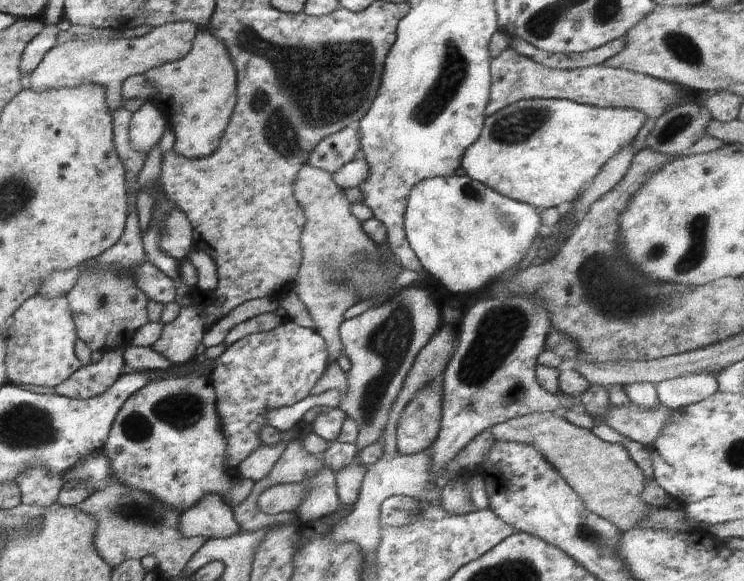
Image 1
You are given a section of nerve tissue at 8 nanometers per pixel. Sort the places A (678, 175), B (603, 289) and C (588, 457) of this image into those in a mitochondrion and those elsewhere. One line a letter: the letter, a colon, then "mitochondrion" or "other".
A: other
B: mitochondrion
C: other

